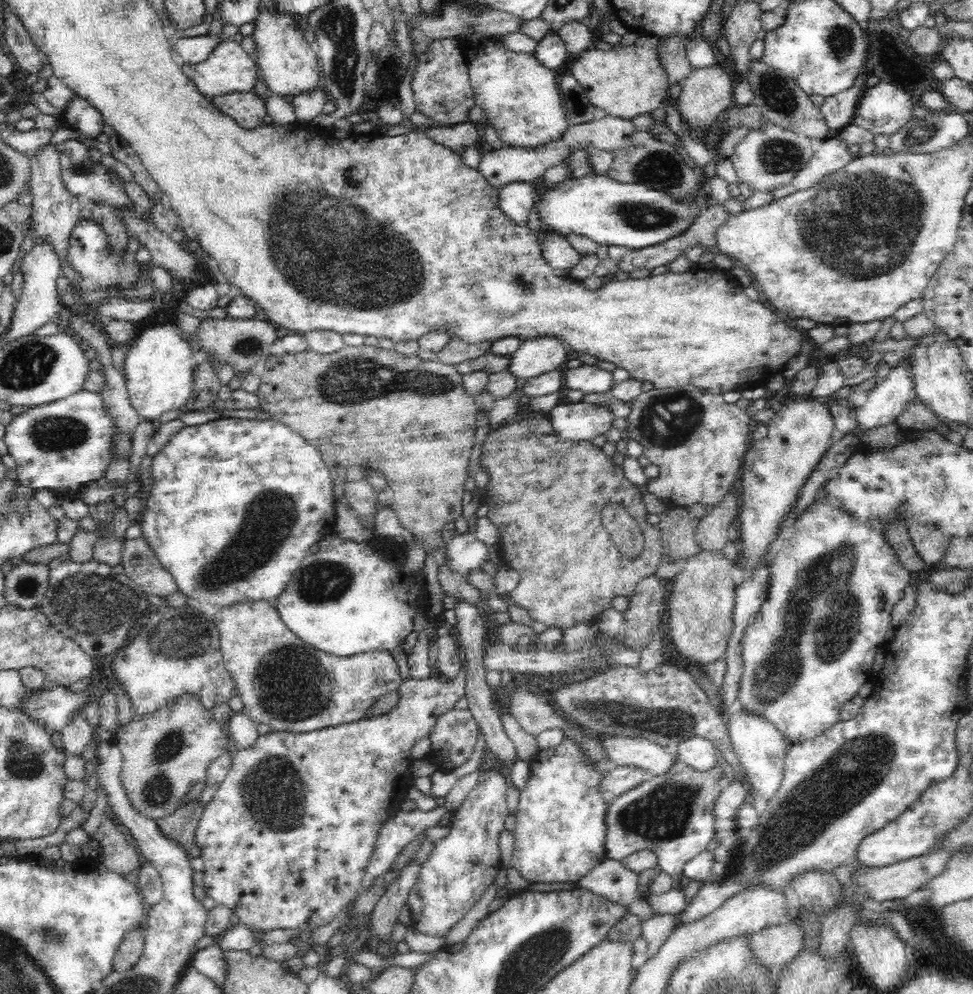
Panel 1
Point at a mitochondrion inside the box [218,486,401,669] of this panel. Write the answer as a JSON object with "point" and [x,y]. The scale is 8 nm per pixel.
{"point":[323,581]}

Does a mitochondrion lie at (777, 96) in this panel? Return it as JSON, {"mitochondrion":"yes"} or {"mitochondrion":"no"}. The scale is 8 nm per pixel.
{"mitochondrion":"yes"}

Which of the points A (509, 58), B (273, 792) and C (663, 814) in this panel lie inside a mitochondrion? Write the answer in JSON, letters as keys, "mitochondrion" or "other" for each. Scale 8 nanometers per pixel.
{"A":"other","B":"mitochondrion","C":"mitochondrion"}

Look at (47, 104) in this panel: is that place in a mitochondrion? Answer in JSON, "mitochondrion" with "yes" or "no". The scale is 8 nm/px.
{"mitochondrion":"no"}

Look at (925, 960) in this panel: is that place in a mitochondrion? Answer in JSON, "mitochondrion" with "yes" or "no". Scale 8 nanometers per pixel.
{"mitochondrion":"no"}

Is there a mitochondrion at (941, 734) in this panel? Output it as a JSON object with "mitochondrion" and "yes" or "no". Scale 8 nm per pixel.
{"mitochondrion":"no"}

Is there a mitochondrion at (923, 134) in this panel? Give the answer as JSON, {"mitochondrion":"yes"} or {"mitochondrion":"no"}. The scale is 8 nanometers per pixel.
{"mitochondrion":"yes"}

